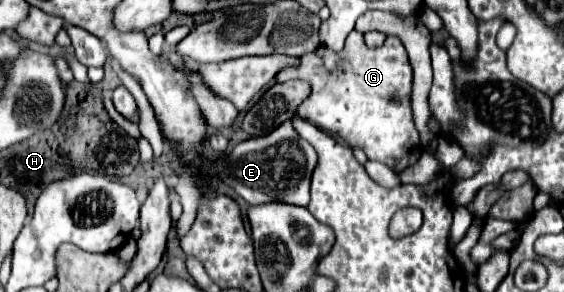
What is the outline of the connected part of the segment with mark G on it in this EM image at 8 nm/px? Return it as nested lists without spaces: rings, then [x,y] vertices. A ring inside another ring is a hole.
[[[353,31],[341,55],[321,45],[317,51],[305,53],[299,65],[283,67],[275,75],[277,83],[289,79],[303,79],[311,85],[311,95],[297,107],[295,115],[327,133],[335,133],[349,147],[363,149],[367,159],[385,163],[399,173],[421,157],[419,133],[411,113],[413,71],[407,51],[397,37],[387,37],[381,47],[369,49],[363,35]],[[391,97],[395,97],[395,101],[389,101]]]

